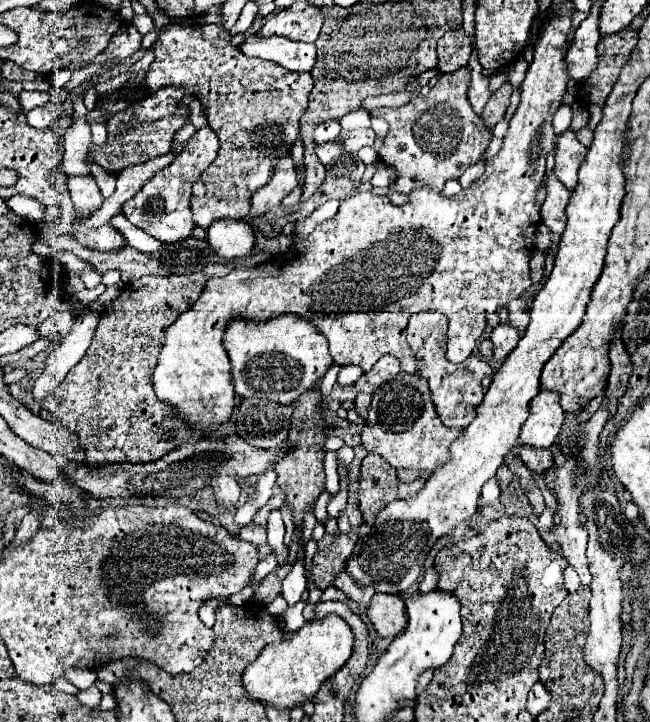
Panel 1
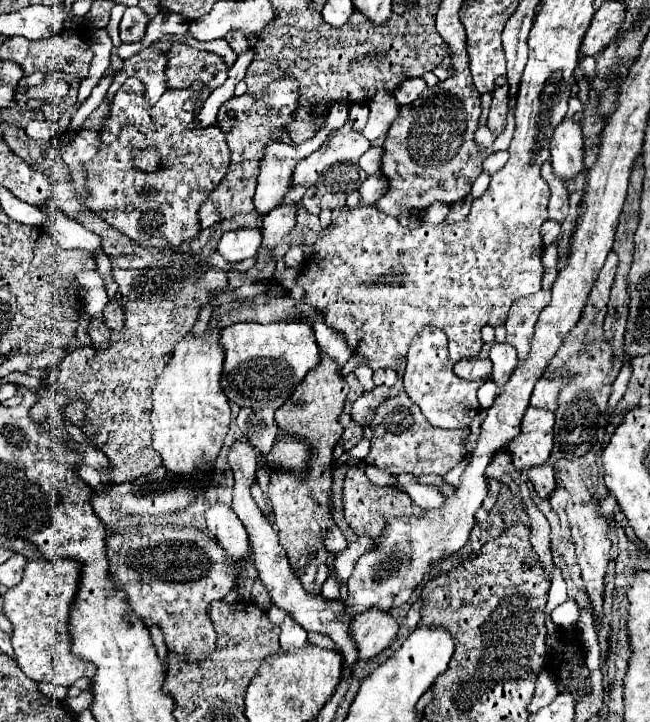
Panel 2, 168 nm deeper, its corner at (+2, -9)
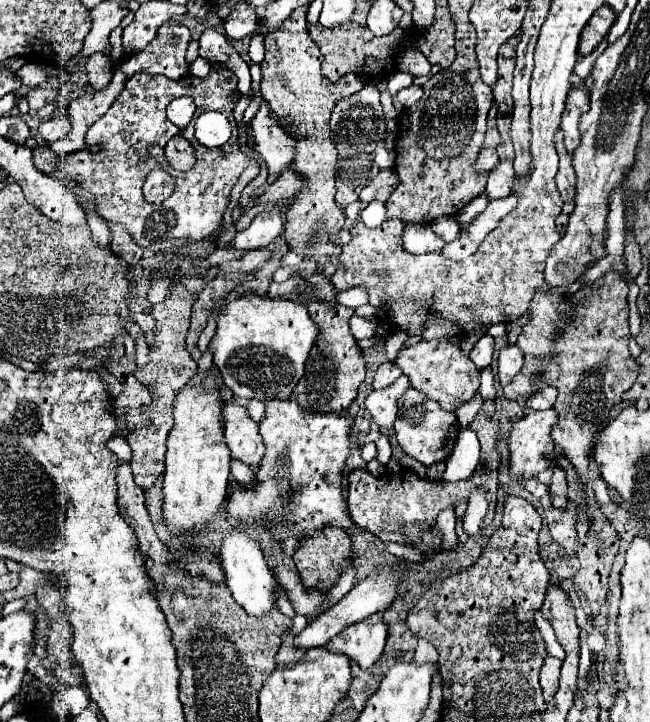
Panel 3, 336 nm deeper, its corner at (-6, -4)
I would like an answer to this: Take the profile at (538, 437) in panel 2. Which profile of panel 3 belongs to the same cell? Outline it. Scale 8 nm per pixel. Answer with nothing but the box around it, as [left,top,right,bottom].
[508,408,556,478]

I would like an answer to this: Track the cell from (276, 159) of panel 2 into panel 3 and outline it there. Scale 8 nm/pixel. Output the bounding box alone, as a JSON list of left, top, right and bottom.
[250,102,294,176]

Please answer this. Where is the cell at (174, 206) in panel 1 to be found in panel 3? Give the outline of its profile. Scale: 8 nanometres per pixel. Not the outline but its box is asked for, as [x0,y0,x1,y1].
[58,66,250,252]

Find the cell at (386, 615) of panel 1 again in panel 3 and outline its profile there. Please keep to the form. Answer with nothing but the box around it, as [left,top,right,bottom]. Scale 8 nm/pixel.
[326,618,386,668]

